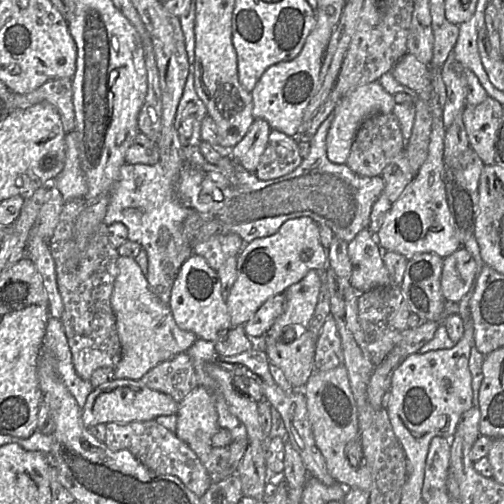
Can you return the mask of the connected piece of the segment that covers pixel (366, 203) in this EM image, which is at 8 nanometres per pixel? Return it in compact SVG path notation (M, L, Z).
M332 112L320 124L317 131L310 140L310 150L308 156L302 160L301 164L293 172L283 177L267 181L259 180L254 173L248 172L239 165L234 172L224 172L222 169L216 166L207 164L207 161L204 160L203 156L200 153L200 147L197 147L197 144L196 146L190 145L189 142L185 139L185 137L179 134L180 142L173 143L172 146L164 153L159 152L160 158L156 164L124 164L123 166L121 166L119 171L119 177L110 190L110 200L106 215L103 220L103 224L109 226L115 222L123 223L128 230L127 239L140 244L142 249L145 250L148 258L148 271L146 274L146 278L149 284L149 288L151 292L156 295L164 304L169 304L171 288L176 275L170 274L168 272L167 266L164 261L164 248L161 245L161 232L163 230L168 230L170 233L177 233L179 229L183 228L183 234L185 234L187 238L192 240L193 242L194 240L207 240L214 235L234 233L239 235L245 244L248 244L258 238L264 238L275 234L285 222L291 219L306 216L313 219L320 227L324 226L329 228L333 233L333 237L350 243L360 231L369 227L372 207L384 190L384 181L380 176L364 177L358 175L354 173L345 163L335 164L327 158L326 136L331 126L331 123L334 120L334 117L334 112Z

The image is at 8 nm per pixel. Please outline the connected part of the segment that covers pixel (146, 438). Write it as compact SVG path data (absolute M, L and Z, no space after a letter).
M155 420L130 423L110 422L106 424L104 443L111 451L129 450L141 464L158 475L179 478L198 497L201 497L211 485L210 476L195 452L173 431Z

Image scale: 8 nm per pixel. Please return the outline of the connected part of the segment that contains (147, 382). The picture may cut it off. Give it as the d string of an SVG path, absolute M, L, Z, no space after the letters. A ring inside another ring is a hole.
M187 352L158 364L140 381L149 389L171 396L177 403L198 387L192 358Z

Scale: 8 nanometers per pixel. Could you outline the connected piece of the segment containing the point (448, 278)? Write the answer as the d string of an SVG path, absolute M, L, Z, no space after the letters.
M463 246L444 258L441 291L445 300L458 303L476 282L483 265Z

